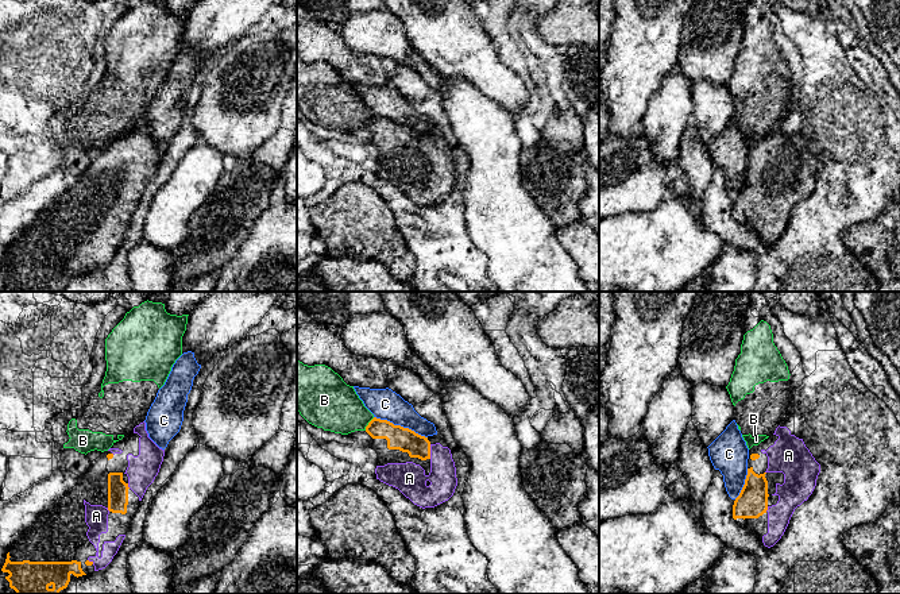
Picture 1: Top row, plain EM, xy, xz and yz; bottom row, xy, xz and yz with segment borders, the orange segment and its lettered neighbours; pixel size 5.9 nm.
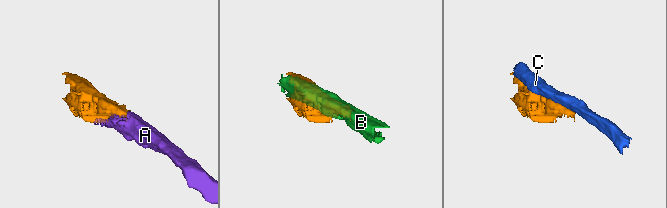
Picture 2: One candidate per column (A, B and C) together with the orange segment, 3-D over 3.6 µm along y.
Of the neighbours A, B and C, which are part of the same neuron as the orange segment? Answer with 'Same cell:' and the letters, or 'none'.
Same cell: A

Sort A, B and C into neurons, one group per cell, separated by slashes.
A / B / C

